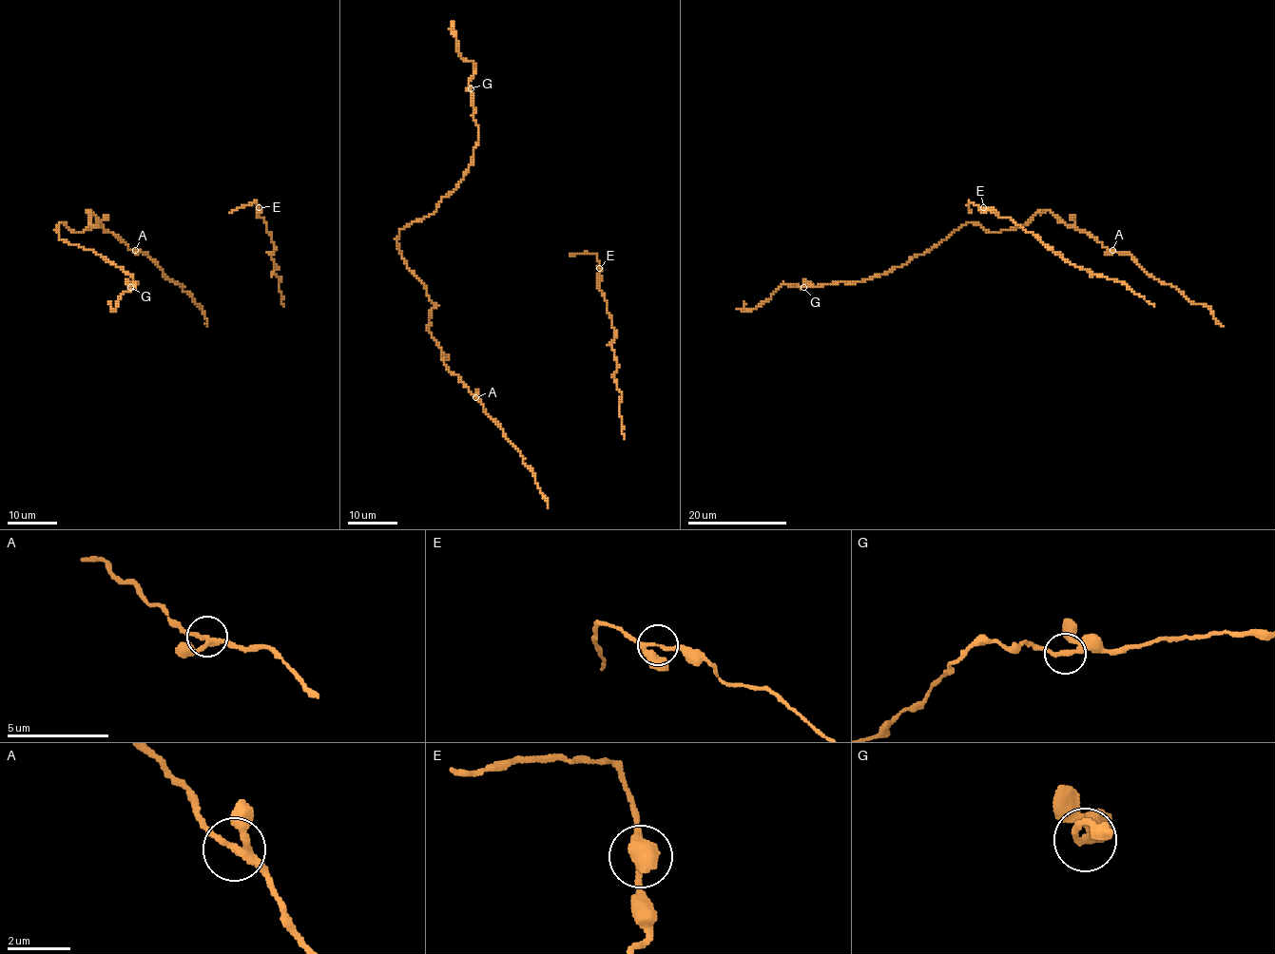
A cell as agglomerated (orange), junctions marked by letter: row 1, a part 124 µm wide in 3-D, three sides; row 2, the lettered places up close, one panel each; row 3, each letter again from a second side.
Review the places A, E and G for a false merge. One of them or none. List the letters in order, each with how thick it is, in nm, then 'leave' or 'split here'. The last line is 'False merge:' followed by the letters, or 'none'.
A: 190 nm thick; leave
E: 150 nm thick; leave
G: 160 nm thick; leave
False merge: none

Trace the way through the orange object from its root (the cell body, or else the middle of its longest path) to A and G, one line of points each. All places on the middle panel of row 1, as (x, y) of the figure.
A: (464, 384), (475, 397)
G: (464, 384), (427, 328), (434, 303), (403, 260), (397, 237), (432, 215), (469, 166), (477, 142), (471, 88)

